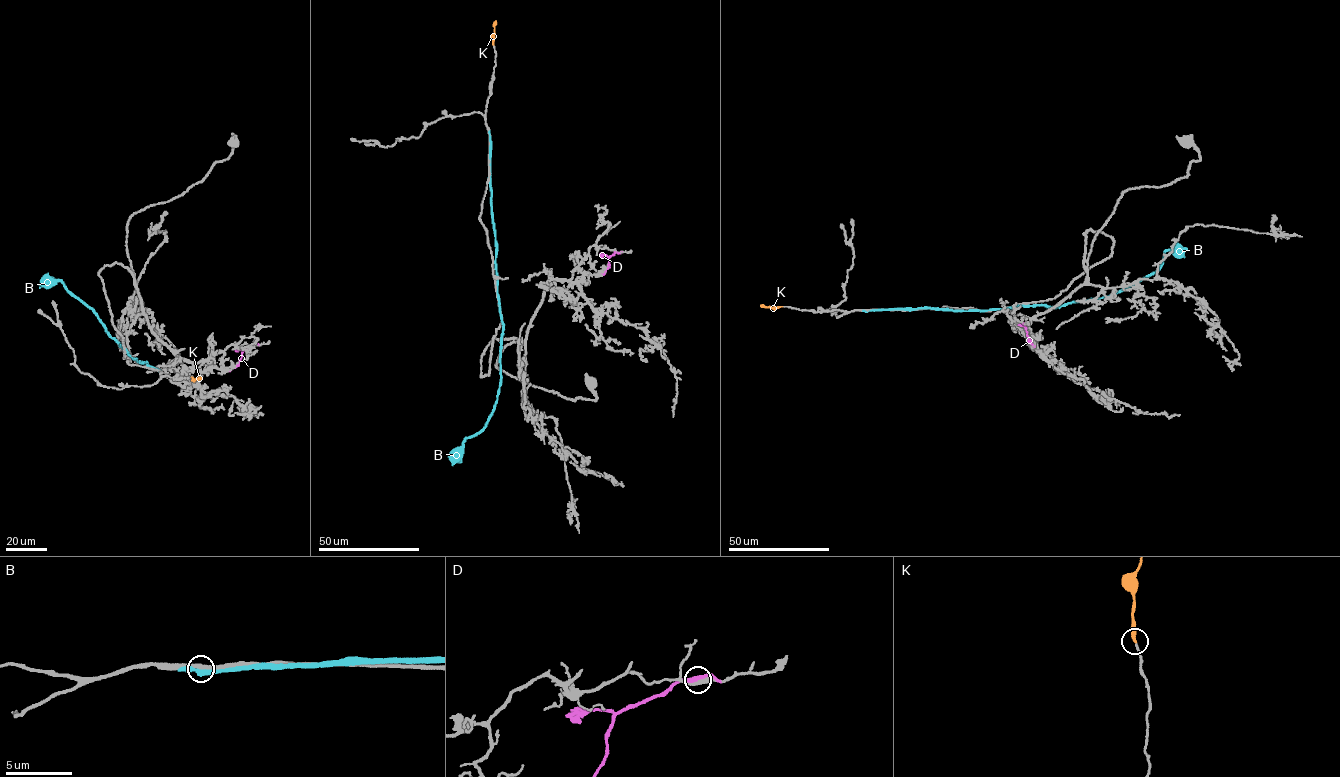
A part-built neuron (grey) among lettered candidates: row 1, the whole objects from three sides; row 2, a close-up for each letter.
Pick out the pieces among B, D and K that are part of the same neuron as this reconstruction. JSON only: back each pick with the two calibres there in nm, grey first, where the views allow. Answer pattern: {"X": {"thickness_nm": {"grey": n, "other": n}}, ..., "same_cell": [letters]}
{"K": {"thickness_nm": {"grey": 150, "other": 280}}, "same_cell": ["K"]}

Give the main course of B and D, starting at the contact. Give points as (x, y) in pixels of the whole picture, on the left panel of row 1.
B: (160, 372), (129, 356), (109, 336), (93, 310), (60, 280), (54, 279), (39, 288)
D: (255, 344), (242, 351), (238, 364), (224, 371)

